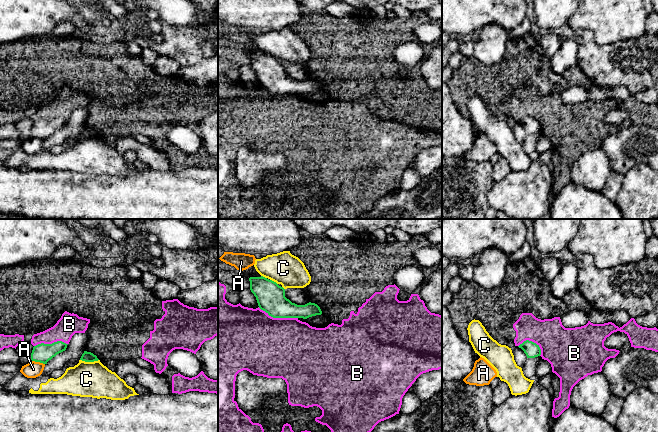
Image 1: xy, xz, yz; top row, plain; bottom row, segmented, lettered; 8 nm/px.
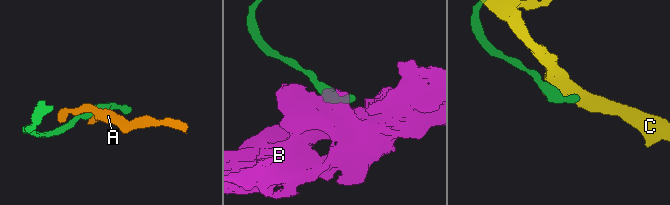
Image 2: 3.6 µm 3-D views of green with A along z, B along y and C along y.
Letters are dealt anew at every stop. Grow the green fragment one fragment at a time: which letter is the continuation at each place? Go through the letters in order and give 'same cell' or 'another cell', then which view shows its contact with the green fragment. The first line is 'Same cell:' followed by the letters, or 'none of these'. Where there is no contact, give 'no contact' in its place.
Same cell: none of these
A: another cell | xy
B: another cell | xz
C: another cell | xy

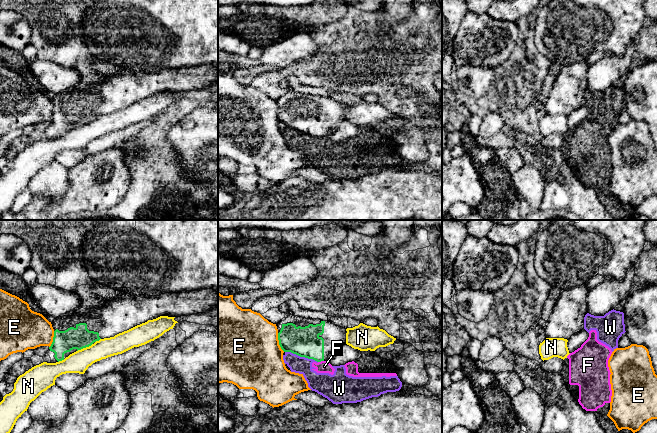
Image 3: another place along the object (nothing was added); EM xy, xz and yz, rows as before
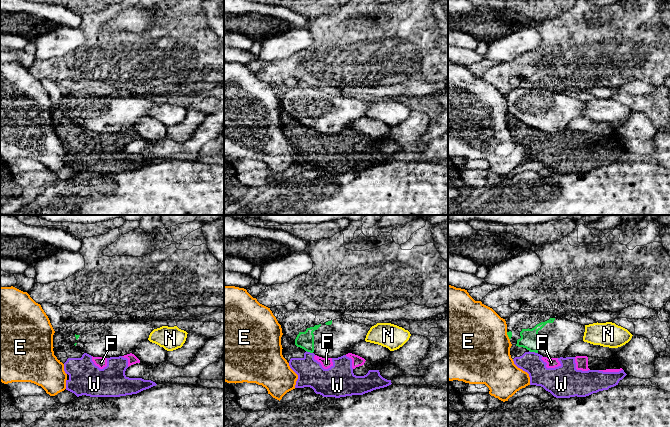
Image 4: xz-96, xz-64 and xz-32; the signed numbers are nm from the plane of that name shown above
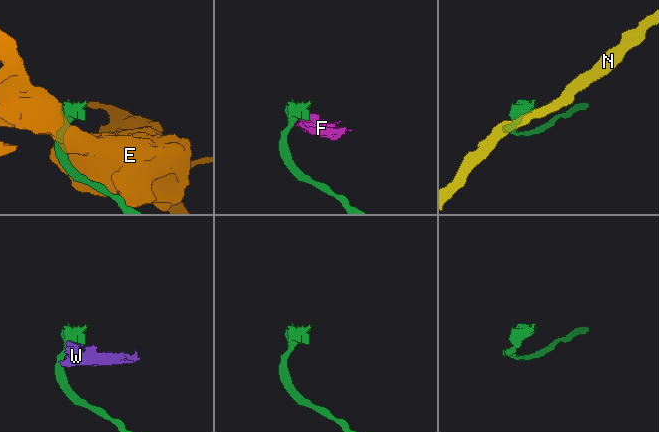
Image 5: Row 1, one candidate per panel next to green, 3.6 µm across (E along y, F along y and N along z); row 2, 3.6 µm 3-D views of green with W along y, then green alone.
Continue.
Same cell: none of these
E: another cell | xz
F: another cell | xz
N: another cell | xy
W: another cell | xz

